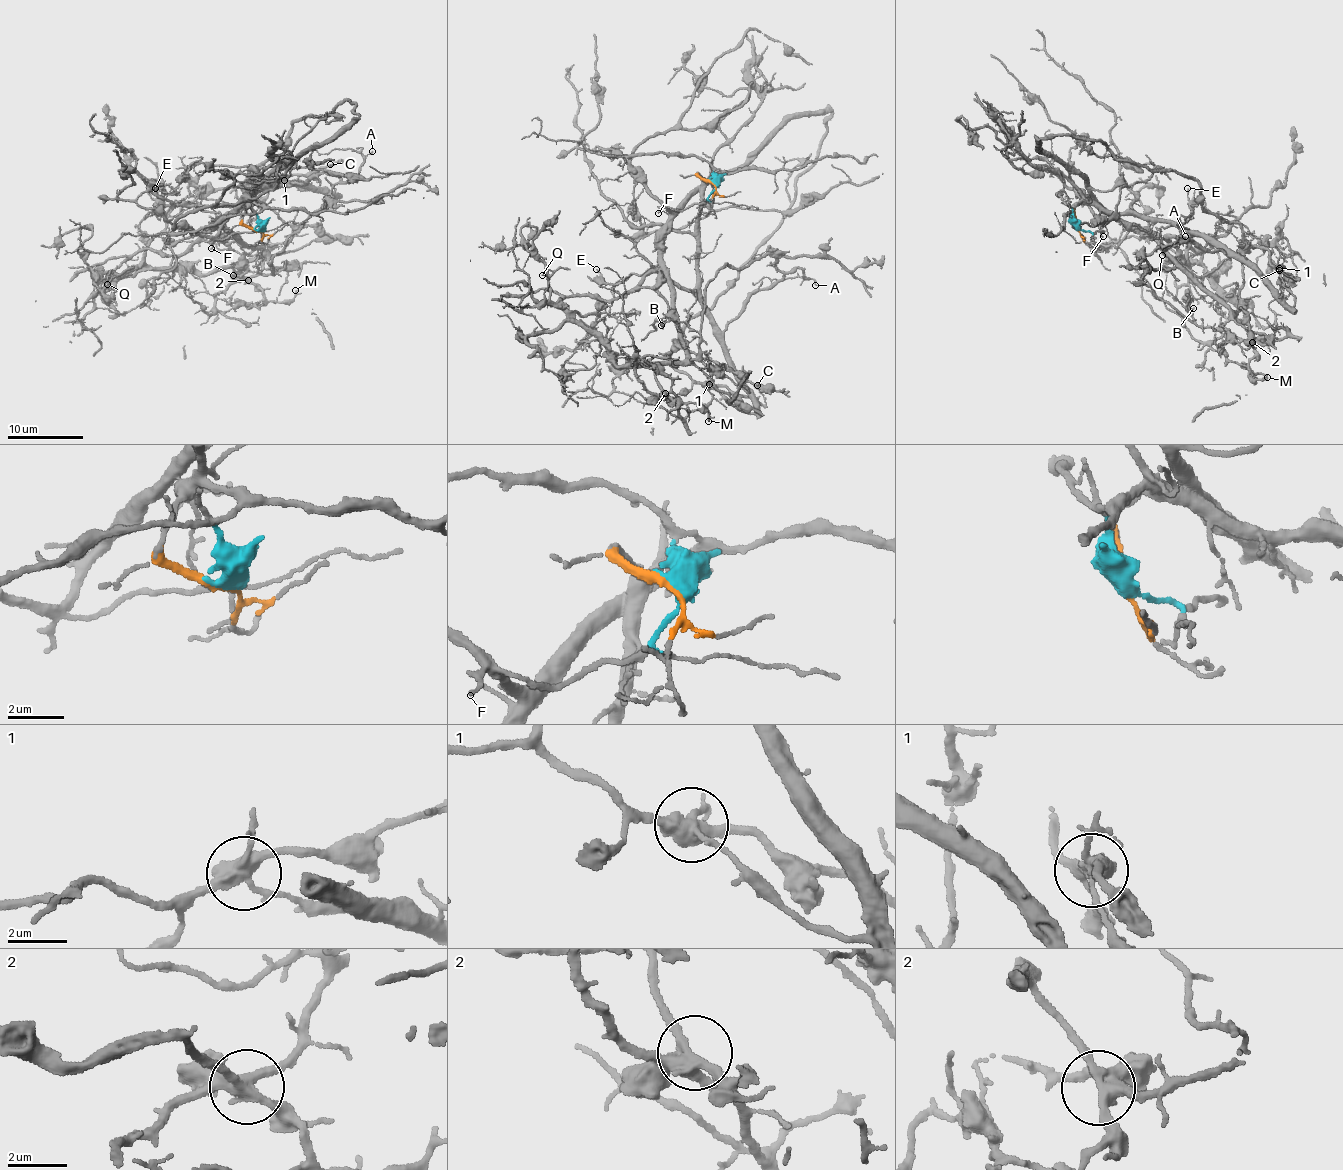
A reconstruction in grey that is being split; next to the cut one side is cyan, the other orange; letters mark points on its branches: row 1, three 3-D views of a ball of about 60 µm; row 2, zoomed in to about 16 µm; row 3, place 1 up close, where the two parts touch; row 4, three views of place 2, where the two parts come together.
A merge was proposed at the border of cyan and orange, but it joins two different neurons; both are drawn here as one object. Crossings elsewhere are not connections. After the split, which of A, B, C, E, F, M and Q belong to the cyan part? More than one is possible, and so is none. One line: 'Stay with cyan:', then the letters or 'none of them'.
Stay with cyan: B, C, E, F, M, Q

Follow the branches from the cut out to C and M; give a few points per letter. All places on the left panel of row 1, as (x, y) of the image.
C: (259, 230), (219, 236), (248, 192), (354, 122), (350, 98), (291, 124), (288, 148), (241, 185), (330, 164)
M: (259, 230), (220, 239), (223, 219), (239, 240), (261, 249), (233, 272), (269, 300), (284, 302), (296, 289)

